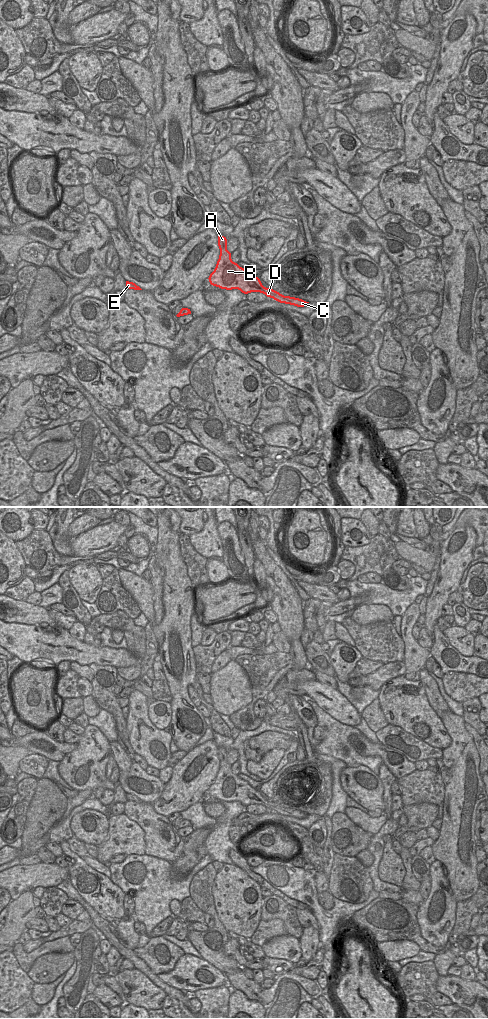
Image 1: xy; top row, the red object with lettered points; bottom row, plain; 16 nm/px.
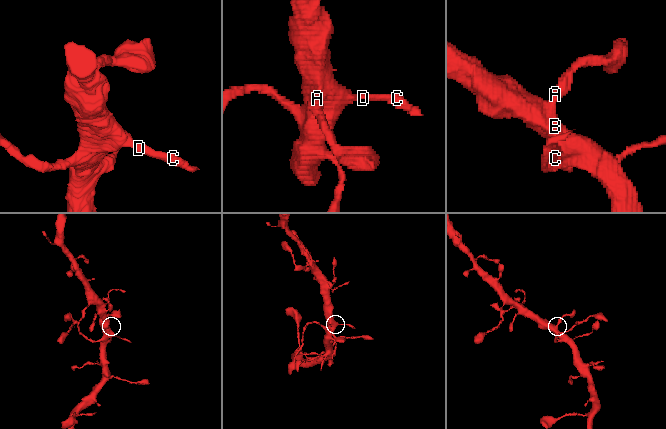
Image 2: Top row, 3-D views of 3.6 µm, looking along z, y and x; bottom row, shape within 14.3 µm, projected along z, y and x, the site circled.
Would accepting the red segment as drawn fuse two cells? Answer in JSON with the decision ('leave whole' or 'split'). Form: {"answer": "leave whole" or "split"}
{"answer": "split"}

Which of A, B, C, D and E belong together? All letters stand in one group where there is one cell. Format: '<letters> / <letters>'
A B C D / E

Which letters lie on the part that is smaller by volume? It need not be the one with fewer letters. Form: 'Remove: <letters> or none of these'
Remove: E

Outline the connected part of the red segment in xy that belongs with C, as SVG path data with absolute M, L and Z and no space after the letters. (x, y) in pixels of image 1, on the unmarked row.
M218 747L218 758L220 761L219 771L208 790L211 797L226 802L238 801L244 806L260 804L280 815L297 819L304 819L309 815L299 810L284 808L271 799L264 799L258 789L252 788L248 782L232 773L231 765L227 762L226 749Z

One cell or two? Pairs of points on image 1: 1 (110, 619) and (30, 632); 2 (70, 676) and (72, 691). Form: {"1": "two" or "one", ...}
{"1": "two", "2": "one"}

